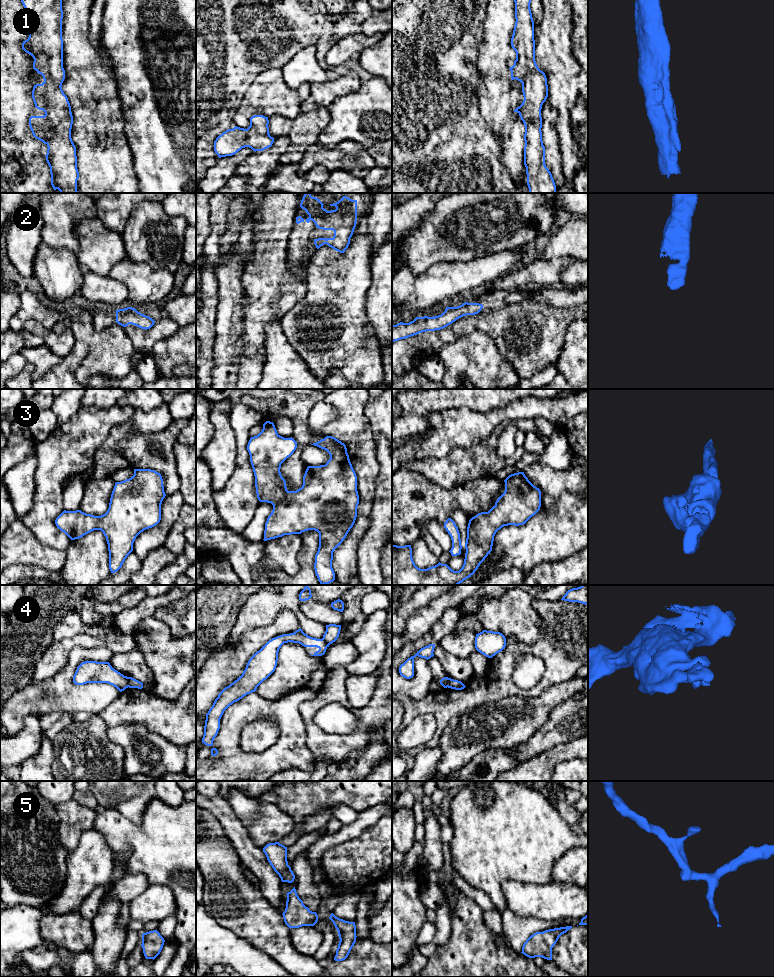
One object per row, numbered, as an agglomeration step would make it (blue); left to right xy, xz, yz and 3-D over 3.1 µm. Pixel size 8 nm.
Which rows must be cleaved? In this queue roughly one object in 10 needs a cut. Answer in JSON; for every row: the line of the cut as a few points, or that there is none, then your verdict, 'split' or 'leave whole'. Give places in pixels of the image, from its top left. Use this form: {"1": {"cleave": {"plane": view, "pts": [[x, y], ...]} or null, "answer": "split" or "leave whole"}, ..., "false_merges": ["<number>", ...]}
{"1": {"cleave": null, "answer": "leave whole"}, "2": {"cleave": null, "answer": "leave whole"}, "3": {"cleave": null, "answer": "leave whole"}, "4": {"cleave": {"plane": "xy", "pts": [[127, 677], [128, 686]]}, "answer": "split"}, "5": {"cleave": null, "answer": "leave whole"}, "false_merges": ["4"]}

